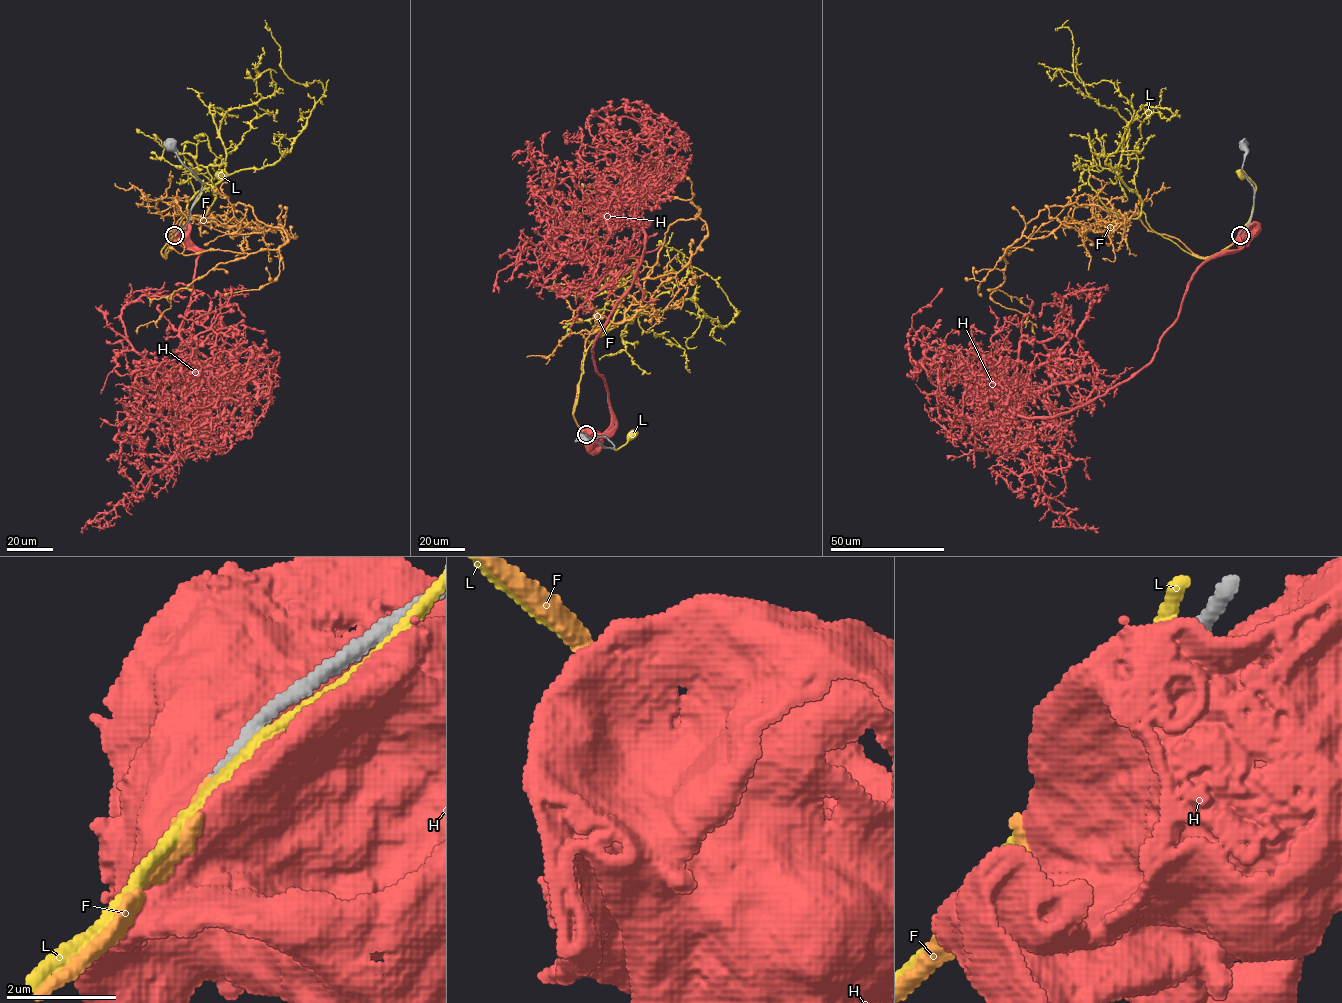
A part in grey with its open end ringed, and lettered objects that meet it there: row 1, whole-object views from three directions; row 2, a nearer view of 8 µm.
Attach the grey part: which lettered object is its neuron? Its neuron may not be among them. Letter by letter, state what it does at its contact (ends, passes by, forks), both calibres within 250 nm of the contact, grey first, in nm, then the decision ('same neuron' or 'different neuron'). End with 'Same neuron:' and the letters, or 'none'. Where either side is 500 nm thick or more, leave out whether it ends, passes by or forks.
F: it ends; calibres 200 and 180 nm; same neuron
H: calibres 280 and 800 nm; different neuron
L: it passes by; calibres 280 and 300 nm; different neuron
Same neuron: F

